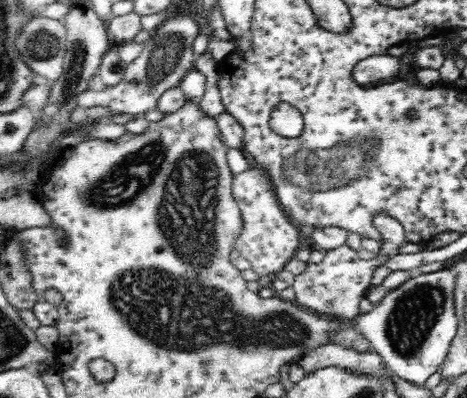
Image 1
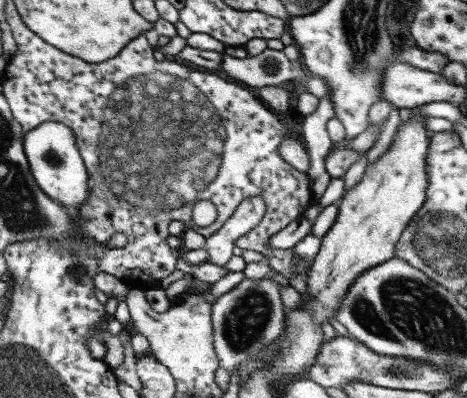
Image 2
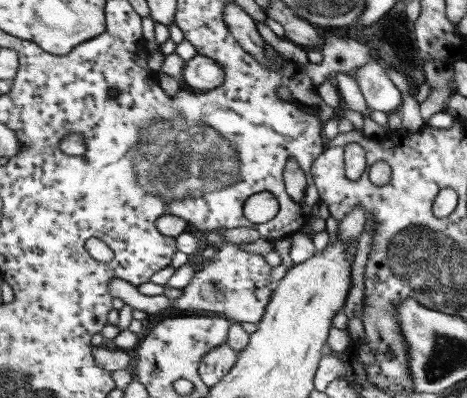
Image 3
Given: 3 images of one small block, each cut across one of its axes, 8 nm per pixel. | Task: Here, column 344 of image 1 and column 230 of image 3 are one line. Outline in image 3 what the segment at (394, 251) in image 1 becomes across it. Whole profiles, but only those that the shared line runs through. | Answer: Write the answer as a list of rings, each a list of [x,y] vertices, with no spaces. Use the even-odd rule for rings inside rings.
[[[223,244],[219,248],[219,252],[215,254],[215,258],[203,268],[199,268],[191,282],[183,288],[183,294],[177,300],[169,300],[167,296],[143,296],[137,292],[135,286],[131,286],[127,280],[113,280],[109,282],[109,292],[113,298],[119,298],[123,304],[131,306],[133,310],[141,310],[151,314],[157,314],[159,310],[165,308],[175,308],[175,310],[189,310],[191,314],[199,312],[199,310],[209,310],[209,312],[219,312],[223,316],[227,316],[227,320],[235,320],[237,324],[257,324],[261,320],[261,316],[265,314],[265,306],[275,290],[275,284],[269,280],[271,276],[271,266],[267,266],[267,262],[263,260],[263,256],[259,254],[251,254],[245,250],[239,250],[233,244]]]

